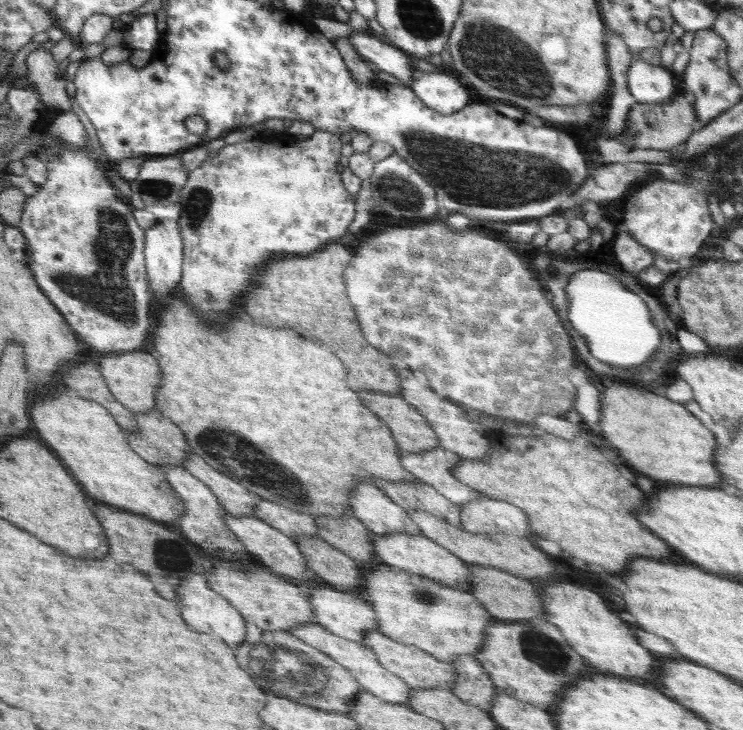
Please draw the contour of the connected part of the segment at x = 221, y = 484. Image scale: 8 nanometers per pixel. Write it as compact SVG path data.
M190 456L190 460L186 458L181 466L192 476L200 479L200 482L206 484L229 514L232 516L254 516L254 508L256 508L256 502L260 502L260 497L248 492L241 486L242 483L214 470L210 464L206 464L198 456Z

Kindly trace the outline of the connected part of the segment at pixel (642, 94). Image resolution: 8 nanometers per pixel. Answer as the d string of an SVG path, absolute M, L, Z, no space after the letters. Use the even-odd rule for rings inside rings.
M635 54L626 72L627 88L637 102L670 101L674 93L674 73L662 65L652 65Z

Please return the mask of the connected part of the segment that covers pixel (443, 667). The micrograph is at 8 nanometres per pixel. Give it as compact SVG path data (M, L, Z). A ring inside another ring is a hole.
M368 630L364 632L364 646L368 646L370 650L378 657L378 662L390 672L399 676L410 688L447 688L452 686L452 682L456 680L456 669L448 662L440 662L440 660L432 654L424 653L416 646L406 646L402 642L394 642L392 638L382 634L379 630Z

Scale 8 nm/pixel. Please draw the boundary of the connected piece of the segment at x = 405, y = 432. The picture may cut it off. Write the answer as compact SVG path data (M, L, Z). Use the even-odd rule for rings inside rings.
M360 392L358 394L368 410L372 410L392 433L396 444L404 452L420 454L440 446L436 431L411 404L401 396L386 396Z

